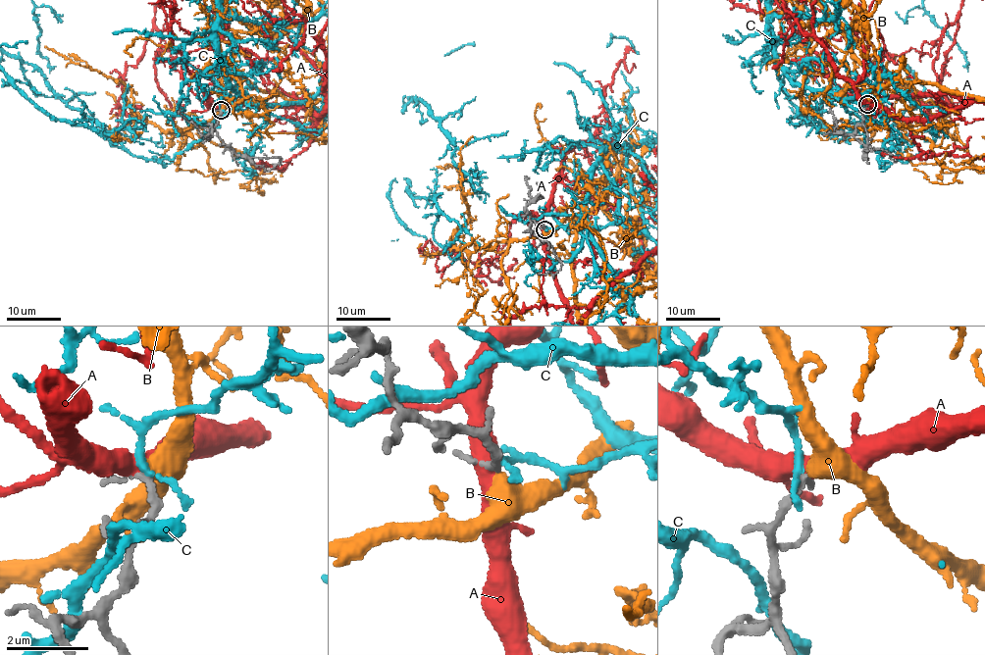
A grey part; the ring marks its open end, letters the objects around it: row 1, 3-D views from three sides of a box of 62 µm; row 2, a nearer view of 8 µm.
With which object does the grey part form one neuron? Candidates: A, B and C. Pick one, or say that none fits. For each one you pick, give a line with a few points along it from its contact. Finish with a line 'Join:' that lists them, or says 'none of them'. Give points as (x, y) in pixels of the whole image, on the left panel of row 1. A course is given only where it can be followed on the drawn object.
Join: B

